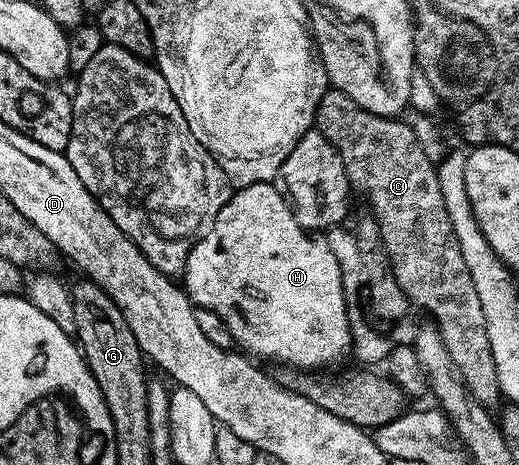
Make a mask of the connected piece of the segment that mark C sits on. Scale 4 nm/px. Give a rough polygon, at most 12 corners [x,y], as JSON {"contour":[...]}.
{"contour":[[329,87],[342,156],[409,303],[502,402],[478,290],[412,126]]}

